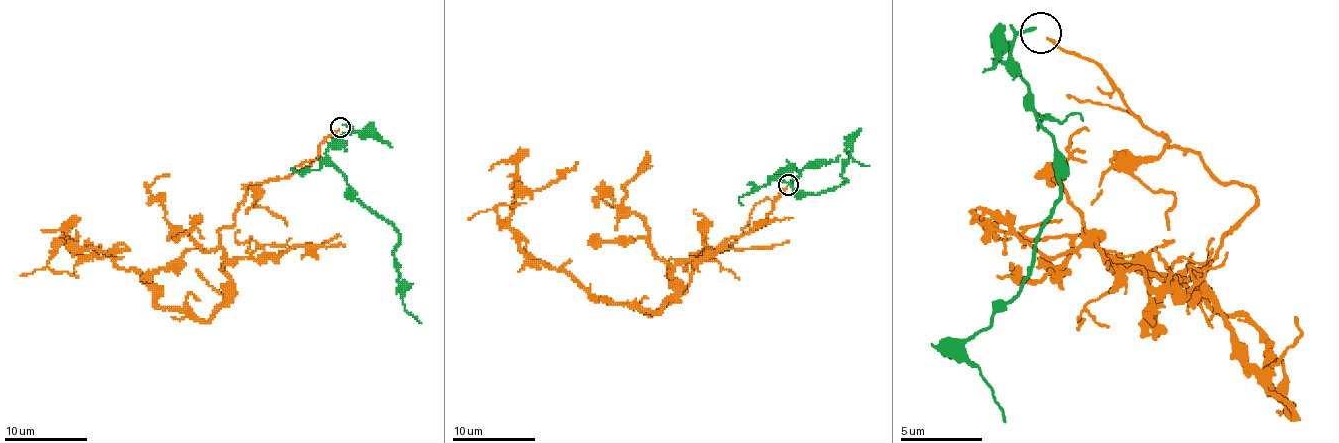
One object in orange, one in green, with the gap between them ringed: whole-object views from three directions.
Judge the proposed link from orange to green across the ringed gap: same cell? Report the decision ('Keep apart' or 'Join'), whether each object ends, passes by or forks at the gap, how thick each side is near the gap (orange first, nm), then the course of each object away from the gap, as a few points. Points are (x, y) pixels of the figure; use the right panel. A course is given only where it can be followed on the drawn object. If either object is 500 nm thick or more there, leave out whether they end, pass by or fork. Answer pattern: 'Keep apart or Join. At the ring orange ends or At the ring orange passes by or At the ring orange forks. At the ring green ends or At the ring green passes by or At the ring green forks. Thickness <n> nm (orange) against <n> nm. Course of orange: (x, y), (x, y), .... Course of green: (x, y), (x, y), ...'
Keep apart. At the ring orange ends. At the ring green ends. Thickness 200 nm (orange) against 240 nm. Course of orange: (1045, 36), (1254, 192), (1201, 286), (1291, 417), (1270, 344), (1209, 290), (1078, 237), (1053, 274), (995, 274). Course of green: (1037, 28), (1012, 44), (1012, 65), (1053, 138), (1053, 216), (1024, 286), (967, 344), (1004, 421)

